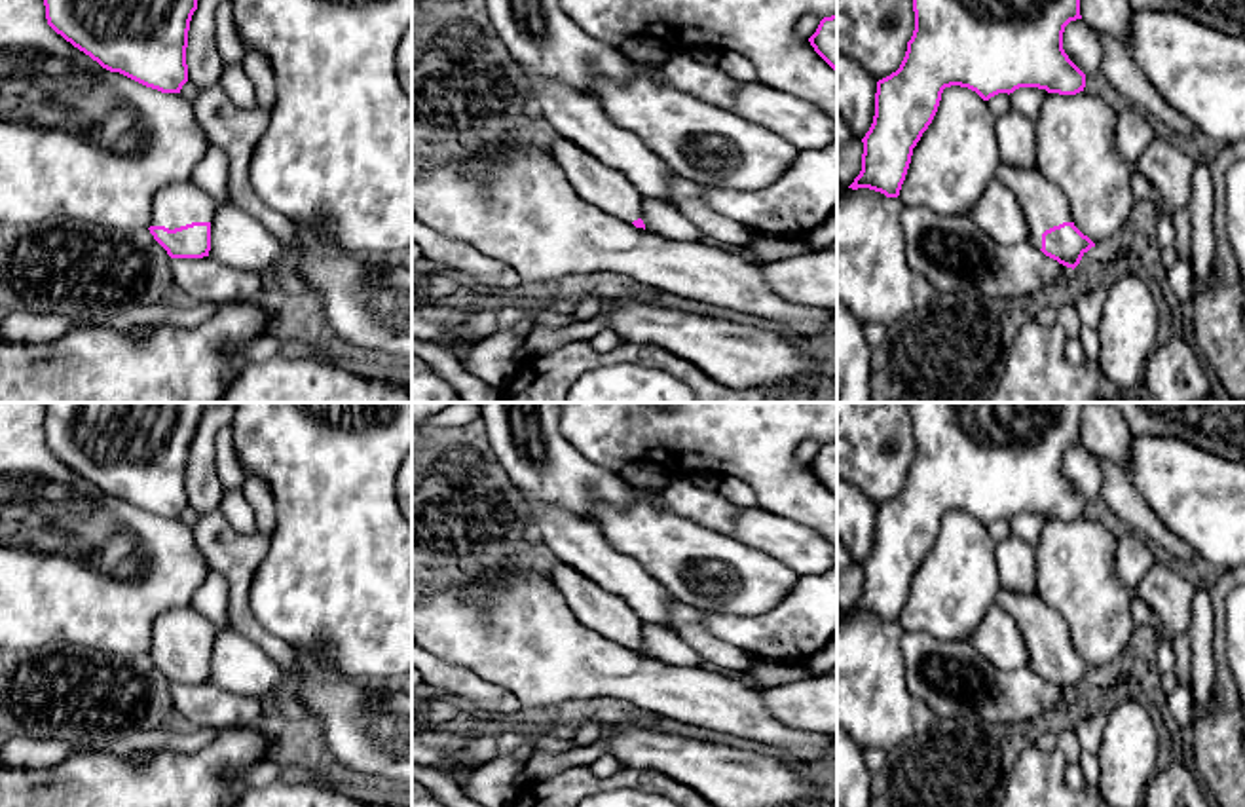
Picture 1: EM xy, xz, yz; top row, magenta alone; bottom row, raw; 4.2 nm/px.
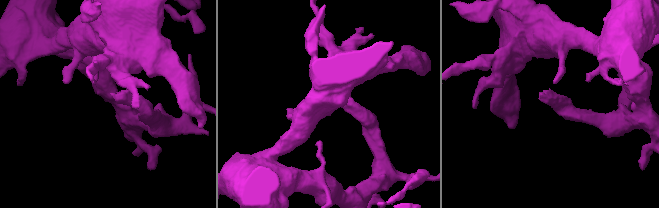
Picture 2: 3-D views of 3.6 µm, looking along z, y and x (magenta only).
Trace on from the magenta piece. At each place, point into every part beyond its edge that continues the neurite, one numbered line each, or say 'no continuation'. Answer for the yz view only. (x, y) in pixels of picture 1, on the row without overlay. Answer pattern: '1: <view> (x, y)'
1: yz (1044, 631)

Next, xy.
1: xy (179, 629)

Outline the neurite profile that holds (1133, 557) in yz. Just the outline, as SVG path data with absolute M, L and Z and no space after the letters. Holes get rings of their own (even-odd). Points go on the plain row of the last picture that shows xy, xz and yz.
M1133 532L1118 537L1116 564L1122 583L1135 592L1146 572L1152 568L1152 545Z

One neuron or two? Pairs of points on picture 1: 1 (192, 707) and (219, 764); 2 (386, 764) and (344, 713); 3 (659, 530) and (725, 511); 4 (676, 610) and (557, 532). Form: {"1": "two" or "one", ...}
{"1": "two", "2": "one", "3": "two", "4": "two"}

